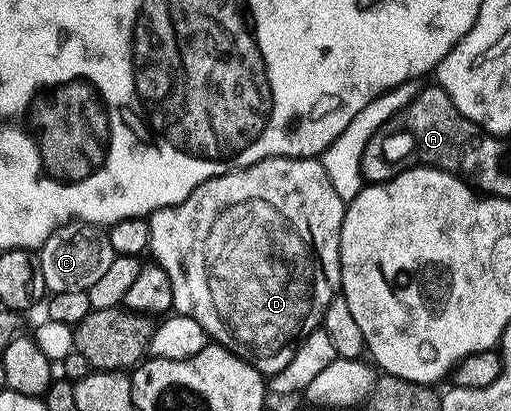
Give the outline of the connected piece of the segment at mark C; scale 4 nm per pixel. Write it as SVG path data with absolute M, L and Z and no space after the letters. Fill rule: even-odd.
M70 223L51 235L39 250L45 288L50 294L63 291L88 293L99 279L115 263L117 252L111 247L111 239L104 228L84 223Z

